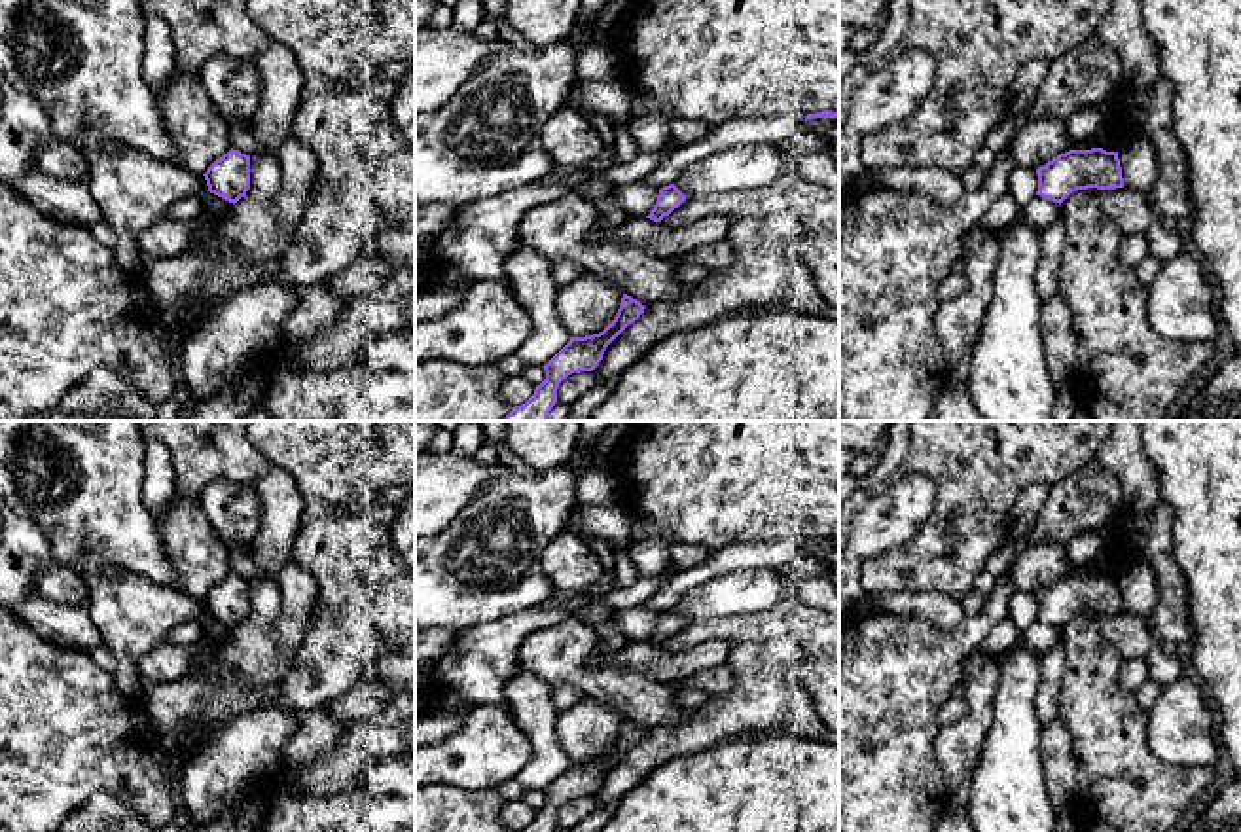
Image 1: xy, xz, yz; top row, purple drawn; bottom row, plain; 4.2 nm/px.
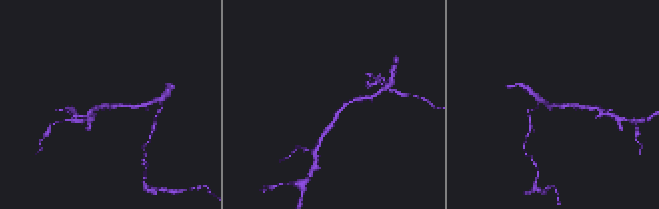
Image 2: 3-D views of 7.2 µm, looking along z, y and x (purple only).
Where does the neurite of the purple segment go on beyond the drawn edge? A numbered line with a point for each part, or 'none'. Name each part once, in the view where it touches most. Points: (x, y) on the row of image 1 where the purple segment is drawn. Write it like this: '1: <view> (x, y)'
none

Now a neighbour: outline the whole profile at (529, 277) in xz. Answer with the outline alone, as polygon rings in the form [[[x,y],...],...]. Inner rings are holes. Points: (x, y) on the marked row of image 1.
[[[527,246],[506,263],[508,286],[532,320],[532,335],[515,353],[527,366],[546,366],[570,341],[555,311],[561,286],[551,271],[553,263]]]

